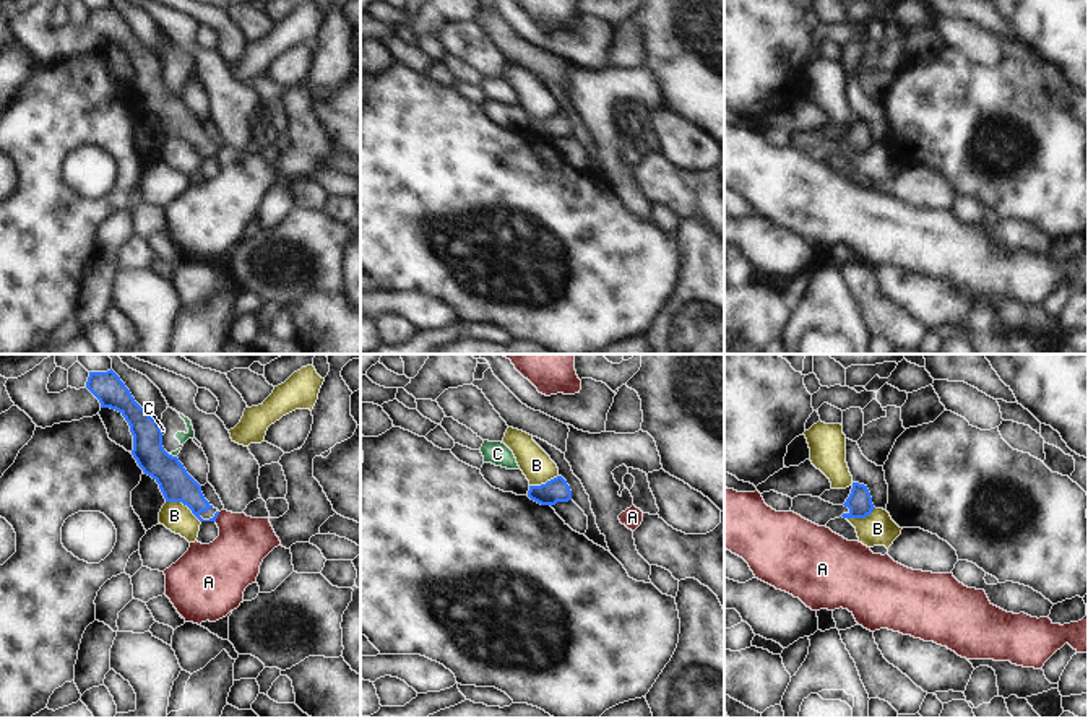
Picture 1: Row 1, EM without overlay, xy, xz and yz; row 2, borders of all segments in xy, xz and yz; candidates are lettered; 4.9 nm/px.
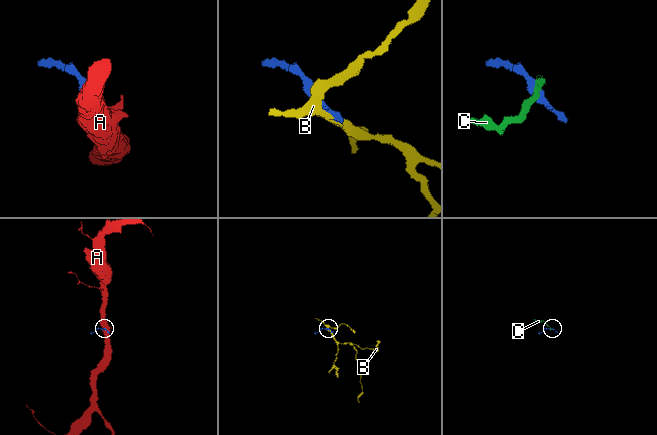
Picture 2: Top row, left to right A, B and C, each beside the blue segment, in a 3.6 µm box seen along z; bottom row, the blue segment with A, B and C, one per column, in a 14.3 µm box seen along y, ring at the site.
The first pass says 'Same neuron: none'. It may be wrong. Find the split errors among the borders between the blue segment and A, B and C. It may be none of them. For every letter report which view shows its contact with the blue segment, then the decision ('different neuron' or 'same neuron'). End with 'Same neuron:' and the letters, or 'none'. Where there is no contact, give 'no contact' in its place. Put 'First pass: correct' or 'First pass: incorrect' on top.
First pass: correct
A: xy | different neuron
B: xy | different neuron
C: xy | different neuron
Same neuron: none

